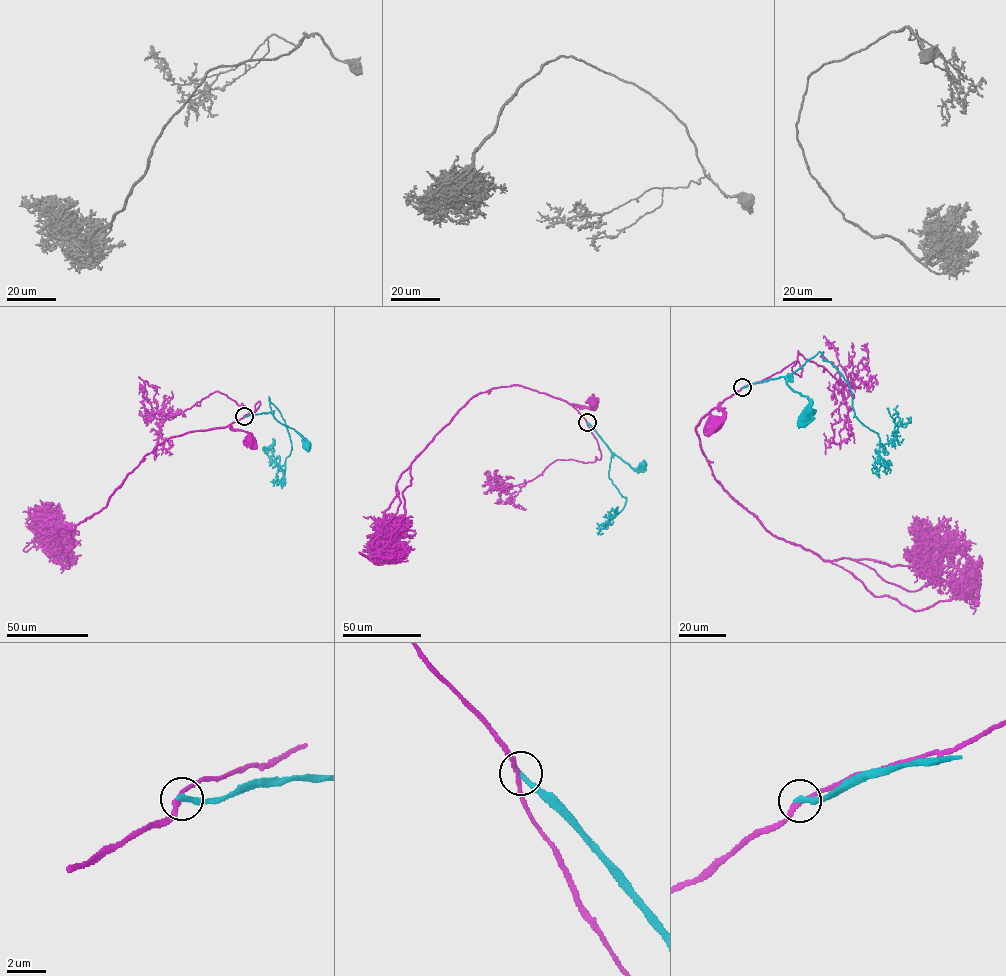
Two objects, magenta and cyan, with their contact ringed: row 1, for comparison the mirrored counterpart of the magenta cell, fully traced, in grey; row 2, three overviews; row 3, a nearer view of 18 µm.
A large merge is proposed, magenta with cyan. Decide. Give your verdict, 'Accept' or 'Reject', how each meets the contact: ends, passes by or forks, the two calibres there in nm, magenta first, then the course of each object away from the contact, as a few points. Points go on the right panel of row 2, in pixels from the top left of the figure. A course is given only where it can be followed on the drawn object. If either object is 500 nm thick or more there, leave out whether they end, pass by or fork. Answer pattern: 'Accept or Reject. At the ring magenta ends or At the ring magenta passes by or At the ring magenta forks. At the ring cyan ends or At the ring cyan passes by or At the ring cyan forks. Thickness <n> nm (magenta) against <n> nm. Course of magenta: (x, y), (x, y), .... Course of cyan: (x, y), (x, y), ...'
Reject. At the ring magenta passes by. At the ring cyan ends. Thickness 200 nm (magenta) against 300 nm. Course of magenta: (742, 387), (719, 404), (723, 413), (722, 421), (718, 422). Course of cyan: (742, 387), (784, 377), (791, 388), (808, 399), (804, 417)

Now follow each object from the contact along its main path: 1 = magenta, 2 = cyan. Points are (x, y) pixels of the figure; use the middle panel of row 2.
1: (586, 422), (572, 405), (590, 408), (593, 404)
2: (586, 422), (611, 452), (633, 468), (643, 465)

